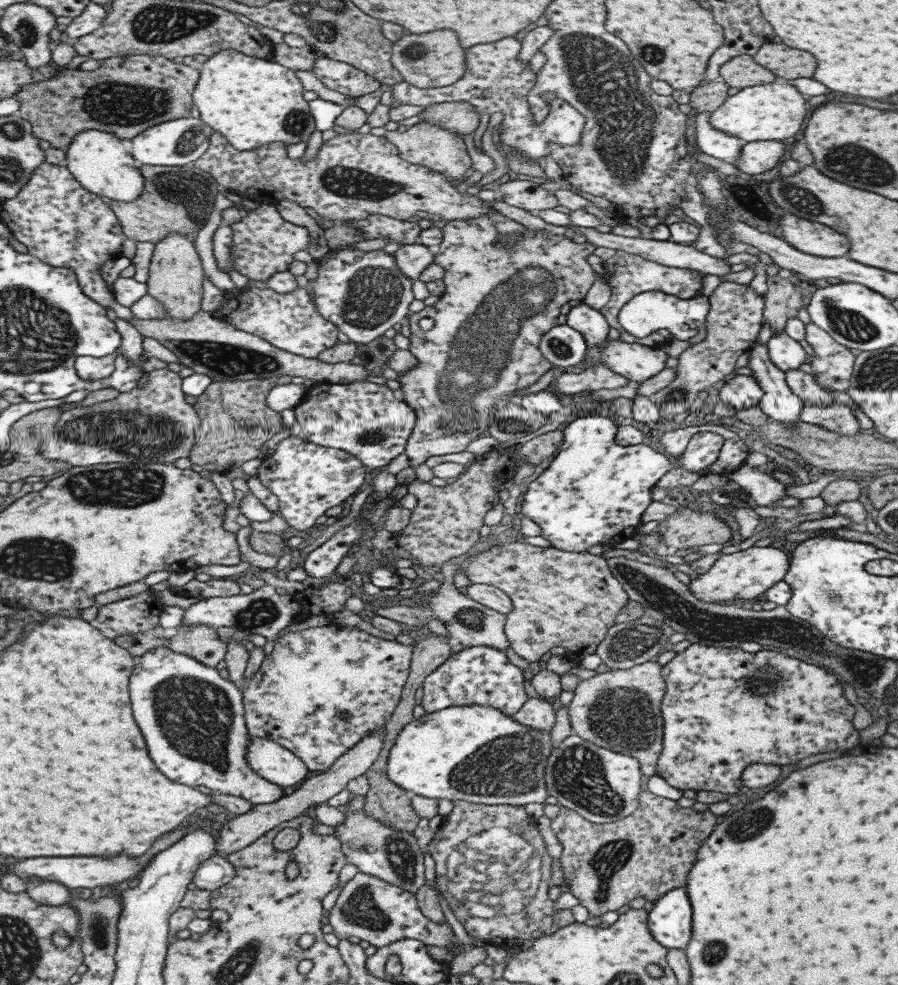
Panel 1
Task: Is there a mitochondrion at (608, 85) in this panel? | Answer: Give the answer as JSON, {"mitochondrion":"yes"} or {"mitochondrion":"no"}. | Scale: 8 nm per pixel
{"mitochondrion":"yes"}

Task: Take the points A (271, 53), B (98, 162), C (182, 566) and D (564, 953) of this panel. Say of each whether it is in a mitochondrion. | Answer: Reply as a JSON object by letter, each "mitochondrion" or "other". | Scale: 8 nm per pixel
{"A":"other","B":"other","C":"other","D":"other"}

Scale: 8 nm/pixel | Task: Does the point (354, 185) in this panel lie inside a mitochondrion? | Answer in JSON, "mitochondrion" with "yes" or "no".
{"mitochondrion":"yes"}

